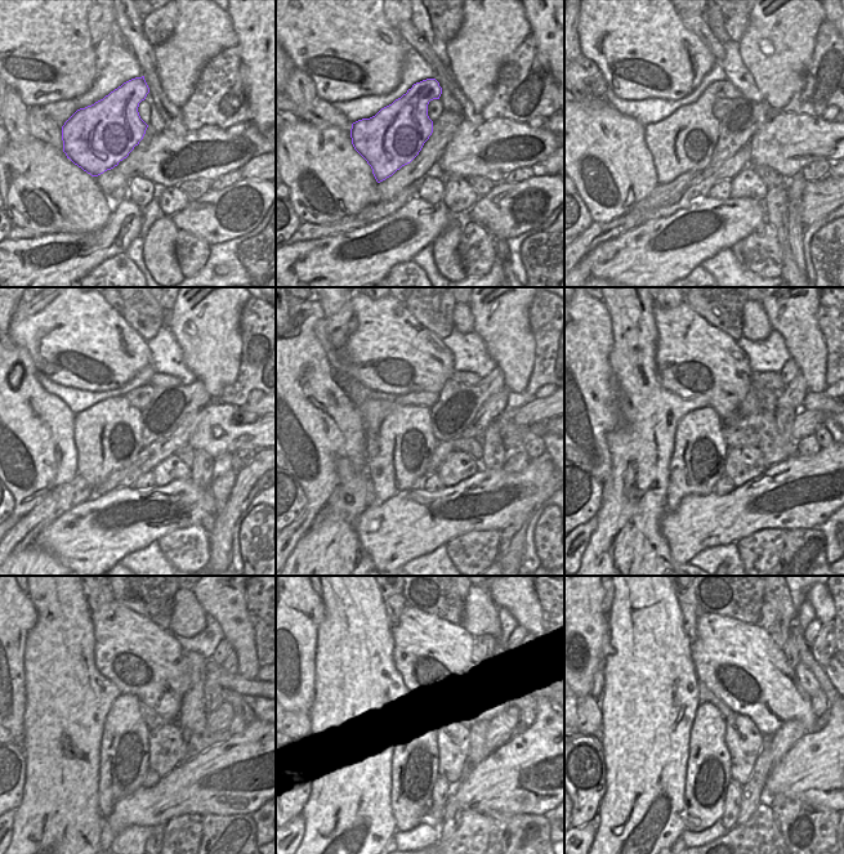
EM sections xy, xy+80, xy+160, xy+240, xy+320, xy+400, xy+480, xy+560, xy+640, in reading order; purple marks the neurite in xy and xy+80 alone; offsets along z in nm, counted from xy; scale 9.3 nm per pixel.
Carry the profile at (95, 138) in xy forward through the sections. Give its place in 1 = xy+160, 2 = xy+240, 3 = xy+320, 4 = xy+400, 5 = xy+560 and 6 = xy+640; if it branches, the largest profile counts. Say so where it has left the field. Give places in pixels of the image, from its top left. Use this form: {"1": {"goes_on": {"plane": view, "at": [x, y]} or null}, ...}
{"1": {"goes_on": {"plane": "xy+160", "at": [683, 142]}}, "2": {"goes_on": {"plane": "xy+240", "at": [107, 436]}}, "3": {"goes_on": {"plane": "xy+320", "at": [405, 441]}}, "4": {"goes_on": {"plane": "xy+400", "at": [697, 463]}}, "5": {"goes_on": {"plane": "xy+560", "at": [415, 761]}}, "6": {"goes_on": {"plane": "xy+640", "at": [708, 776]}}}

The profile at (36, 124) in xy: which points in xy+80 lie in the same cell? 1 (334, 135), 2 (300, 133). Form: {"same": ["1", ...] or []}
{"same": []}

